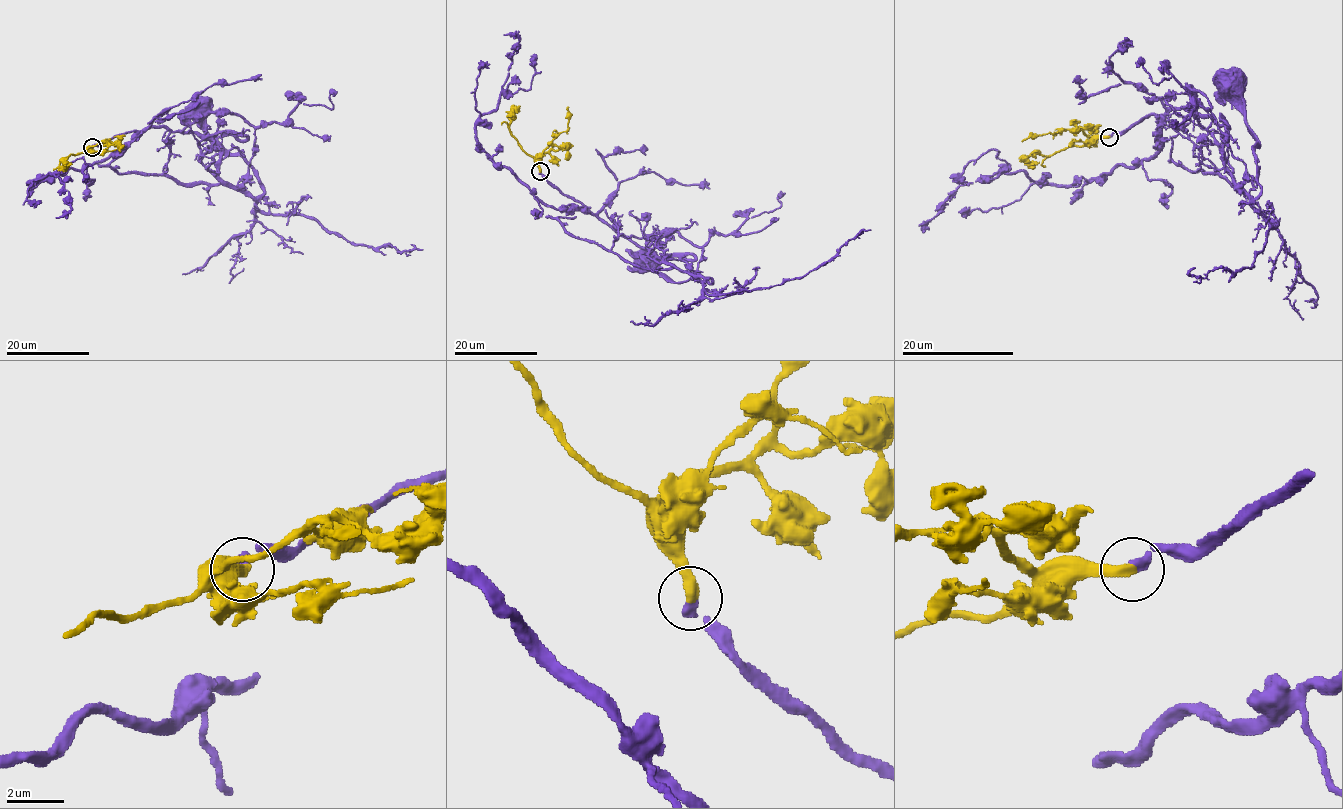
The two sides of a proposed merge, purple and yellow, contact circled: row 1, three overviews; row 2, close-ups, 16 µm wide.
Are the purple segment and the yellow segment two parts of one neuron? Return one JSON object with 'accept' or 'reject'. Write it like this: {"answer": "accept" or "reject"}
{"answer": "accept"}

